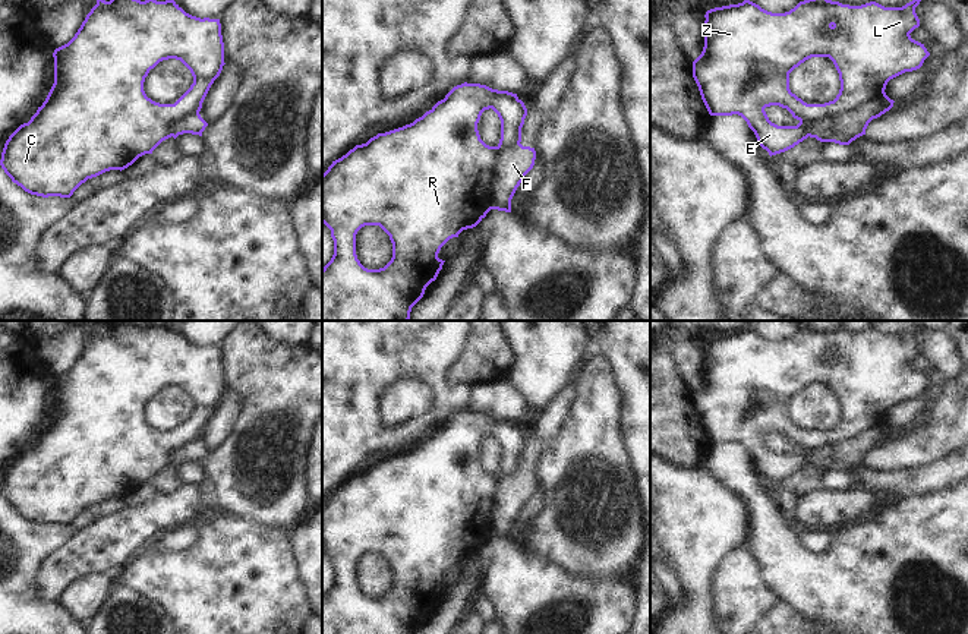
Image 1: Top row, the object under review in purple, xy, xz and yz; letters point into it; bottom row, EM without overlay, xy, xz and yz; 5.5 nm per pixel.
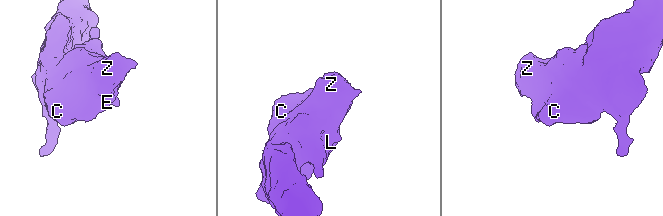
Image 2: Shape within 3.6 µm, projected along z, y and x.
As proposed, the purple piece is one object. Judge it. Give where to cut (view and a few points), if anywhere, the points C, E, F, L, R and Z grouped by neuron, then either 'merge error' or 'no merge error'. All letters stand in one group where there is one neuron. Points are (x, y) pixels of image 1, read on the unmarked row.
cut yz (885, 420), (851, 438), (813, 448), (807, 454), (807, 463); groups C E L R Z / F; merge error

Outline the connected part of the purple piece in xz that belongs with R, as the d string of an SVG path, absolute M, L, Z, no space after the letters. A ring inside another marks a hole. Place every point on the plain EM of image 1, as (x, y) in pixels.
M464 410L413 451L378 461L332 489L322 502L322 551L331 558L334 568L334 583L322 596L322 634L414 634L442 597L445 589L438 586L441 575L463 558L476 555L492 537L489 512L496 483L521 470L526 444L527 436L517 422ZM489 436L501 448L496 474L486 473L477 458L482 441ZM365 553L379 553L390 564L392 586L384 596L368 597L357 587L356 562Z

